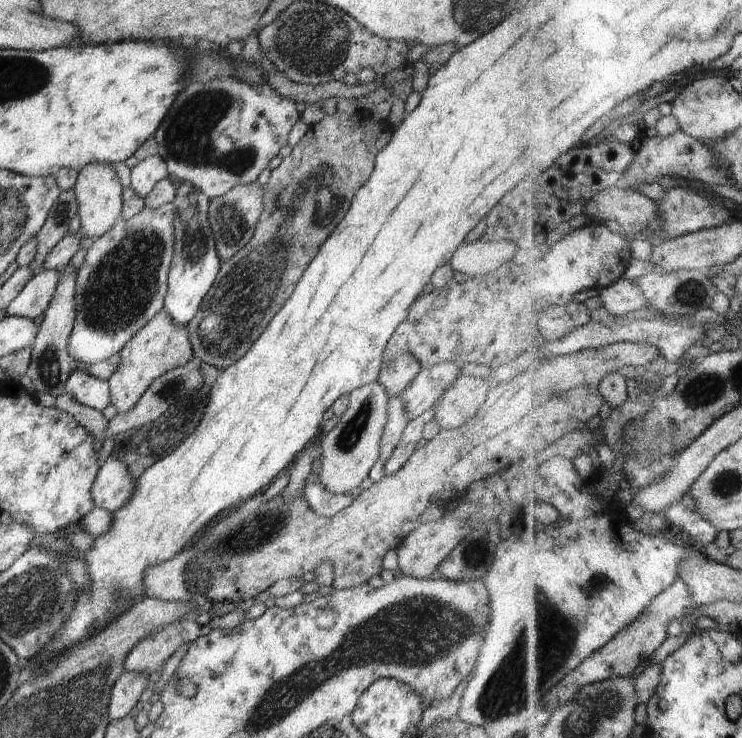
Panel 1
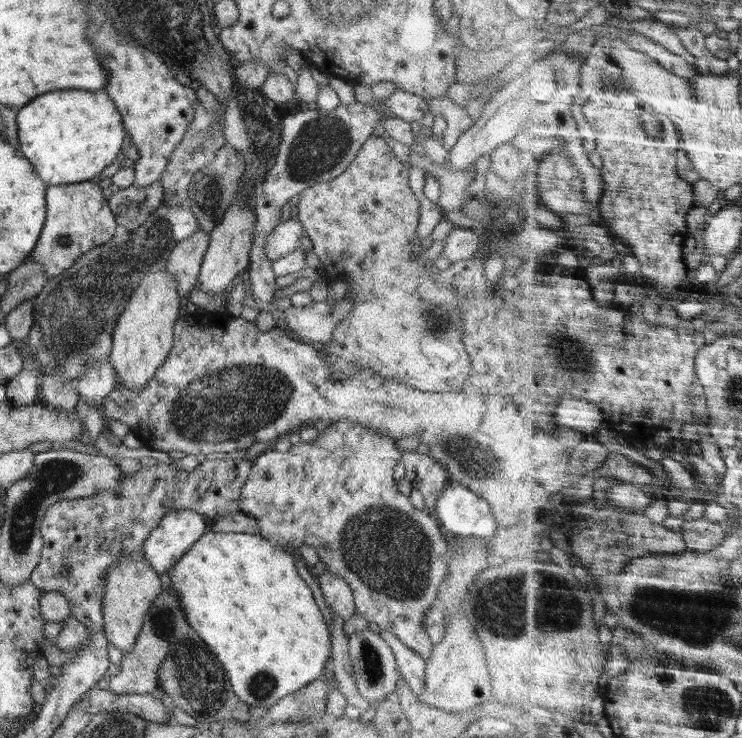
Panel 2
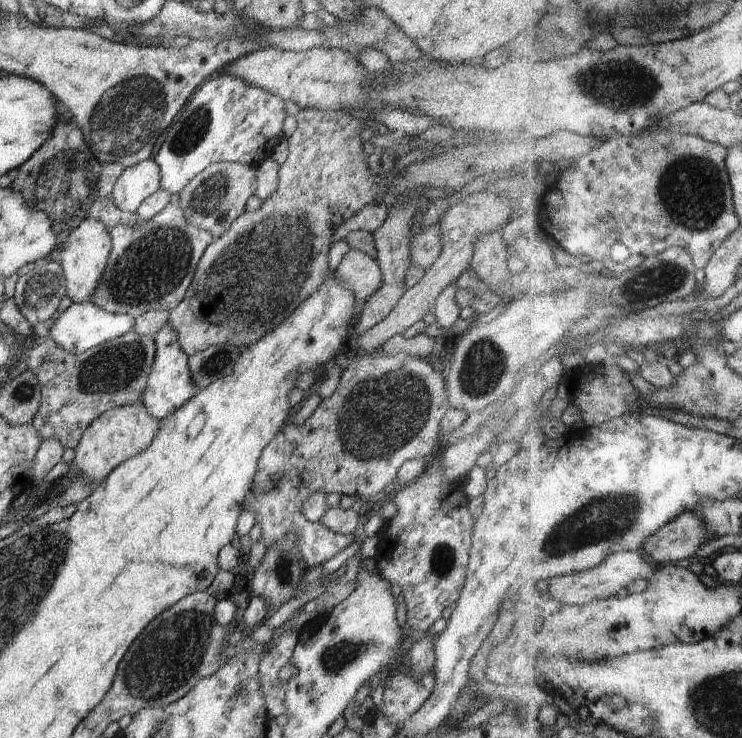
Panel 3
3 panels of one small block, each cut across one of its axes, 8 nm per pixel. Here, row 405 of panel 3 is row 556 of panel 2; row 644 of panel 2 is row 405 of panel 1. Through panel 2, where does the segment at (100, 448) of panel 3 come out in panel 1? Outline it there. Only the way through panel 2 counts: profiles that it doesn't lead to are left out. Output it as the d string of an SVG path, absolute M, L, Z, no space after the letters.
M164 308L159 313L156 313L140 330L137 330L137 333L122 347L122 350L119 350L119 355L120 364L116 372L107 380L110 389L109 404L116 407L117 413L130 410L156 378L169 370L188 364L194 358L187 325L174 322L173 318L169 317L167 310Z

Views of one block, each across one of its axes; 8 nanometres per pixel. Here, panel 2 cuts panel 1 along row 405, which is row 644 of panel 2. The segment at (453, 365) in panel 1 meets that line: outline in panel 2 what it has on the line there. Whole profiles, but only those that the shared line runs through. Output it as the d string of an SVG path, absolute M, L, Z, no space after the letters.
M340 418L340 420L334 420L328 426L322 434L318 434L315 441L312 442L300 442L298 445L292 445L290 449L287 452L280 452L278 450L270 450L265 451L264 453L260 453L256 457L253 458L252 464L251 464L251 470L250 474L248 476L248 480L246 480L246 484L242 486L242 496L240 496L240 512L244 512L247 515L250 515L254 520L258 521L258 525L260 525L260 534L268 539L270 543L273 545L278 545L279 547L282 547L286 549L287 551L293 550L296 551L296 548L302 546L302 545L310 545L316 549L316 553L318 554L319 561L322 561L325 567L325 572L332 572L333 574L336 574L337 576L342 576L349 585L349 588L352 588L353 594L354 594L354 601L356 610L354 612L358 613L358 615L362 615L366 621L370 623L377 624L378 627L382 630L386 630L386 632L390 632L393 636L396 636L397 641L400 641L402 644L405 644L408 646L408 648L414 650L414 652L417 652L425 661L430 660L430 656L432 656L432 650L434 650L435 644L432 643L432 640L430 639L430 636L426 633L426 630L423 628L424 618L426 617L426 612L430 610L430 608L433 608L435 605L437 605L437 592L440 590L440 588L445 583L445 579L448 573L448 564L449 564L449 541L450 537L443 531L442 527L440 526L438 520L431 514L429 510L421 511L420 509L414 508L412 506L411 500L408 496L405 496L404 494L400 493L397 487L397 480L394 478L394 467L396 466L396 463L400 461L400 458L402 458L401 450L397 448L397 445L395 444L395 441L392 438L388 438L388 436L380 436L380 434L376 434L374 430L370 430L370 428L362 428L362 426L358 426L358 424L354 424L354 422L348 422L348 420L344 420L344 418Z

